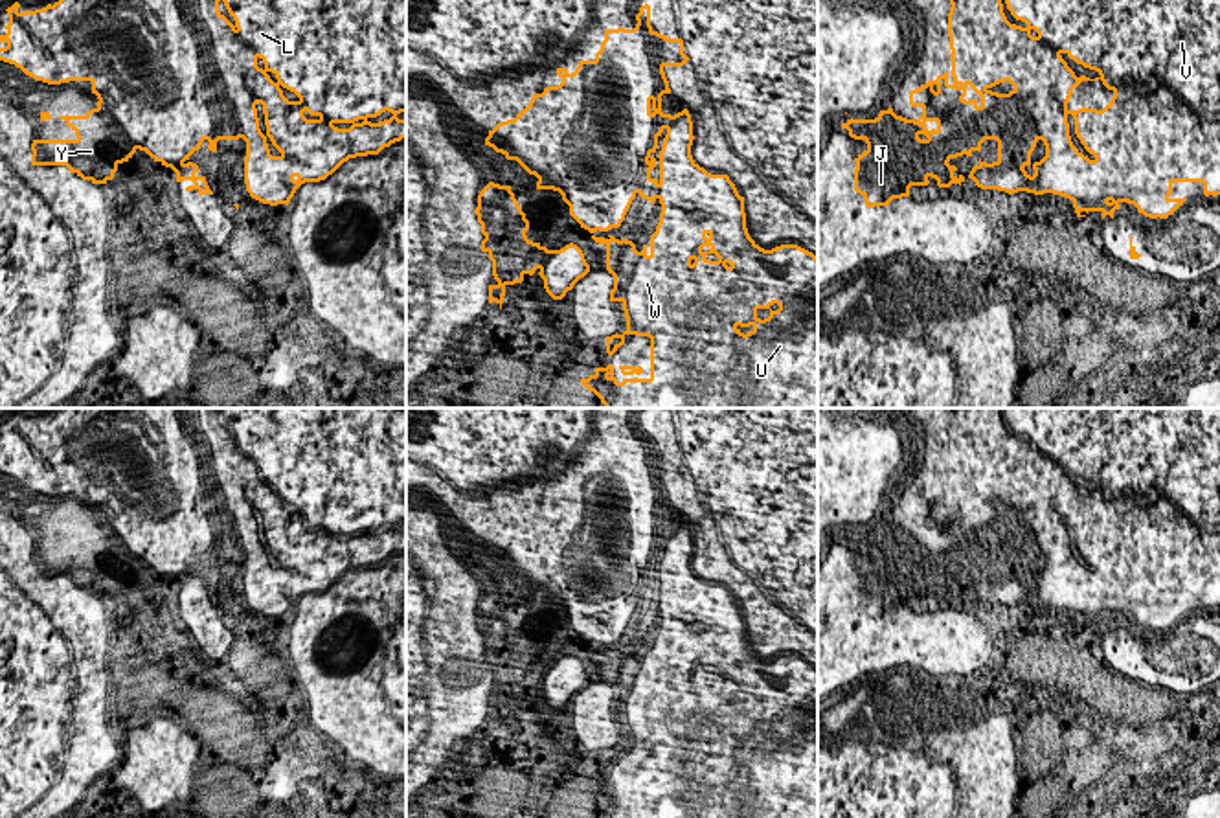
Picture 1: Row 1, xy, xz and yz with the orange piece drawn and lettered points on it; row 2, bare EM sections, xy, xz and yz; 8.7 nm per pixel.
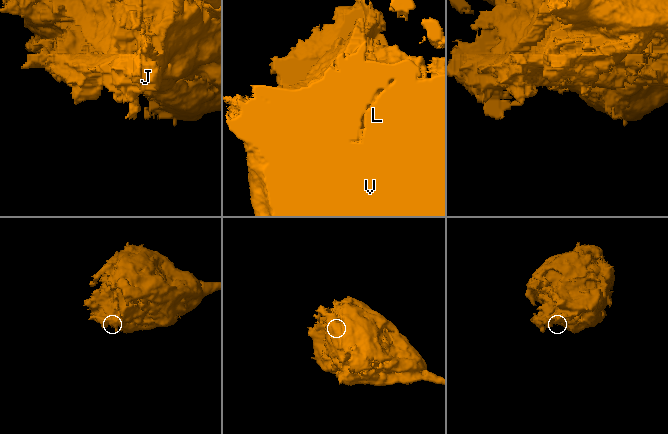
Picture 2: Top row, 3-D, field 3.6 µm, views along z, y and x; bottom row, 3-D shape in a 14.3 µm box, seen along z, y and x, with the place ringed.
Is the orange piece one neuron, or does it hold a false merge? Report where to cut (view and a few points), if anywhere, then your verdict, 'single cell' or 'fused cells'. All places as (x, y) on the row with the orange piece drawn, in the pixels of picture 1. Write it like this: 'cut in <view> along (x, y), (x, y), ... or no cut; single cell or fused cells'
cut in yz along (1009, 92), (1033, 131), (1072, 146), (1057, 153), (1057, 179); fused cells

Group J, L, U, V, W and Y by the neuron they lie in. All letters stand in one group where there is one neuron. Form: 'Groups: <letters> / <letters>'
Groups: J Y / L U V W

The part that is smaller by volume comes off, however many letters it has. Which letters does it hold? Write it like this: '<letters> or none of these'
J, Y

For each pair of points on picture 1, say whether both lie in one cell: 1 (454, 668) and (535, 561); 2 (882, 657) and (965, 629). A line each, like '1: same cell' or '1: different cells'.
1: different cells
2: same cell

